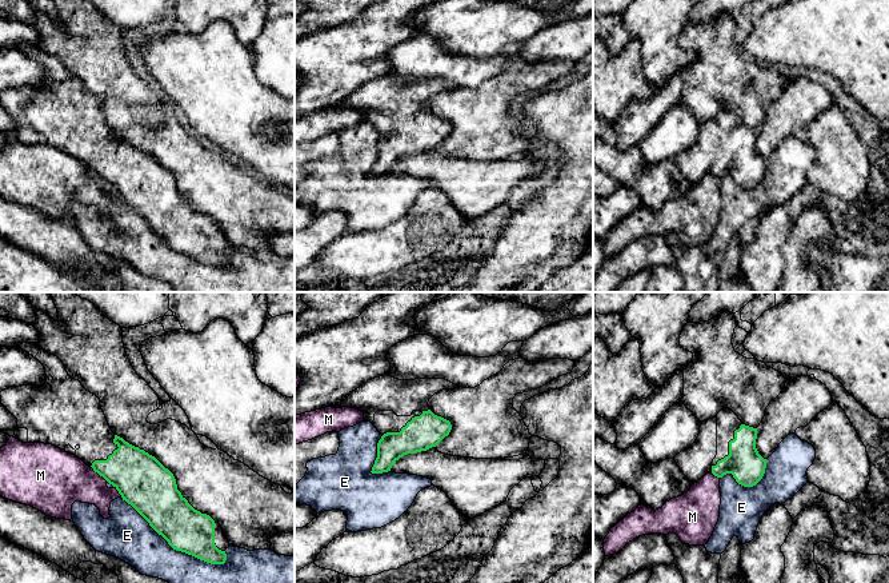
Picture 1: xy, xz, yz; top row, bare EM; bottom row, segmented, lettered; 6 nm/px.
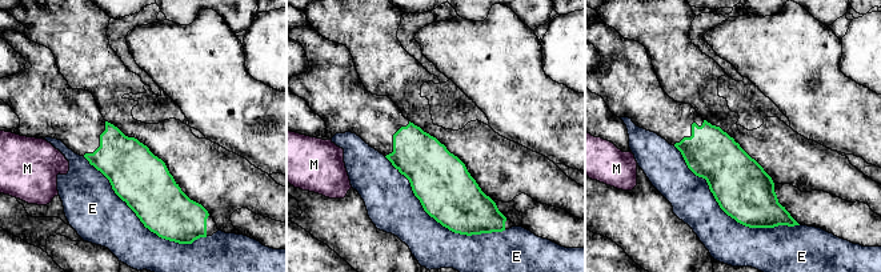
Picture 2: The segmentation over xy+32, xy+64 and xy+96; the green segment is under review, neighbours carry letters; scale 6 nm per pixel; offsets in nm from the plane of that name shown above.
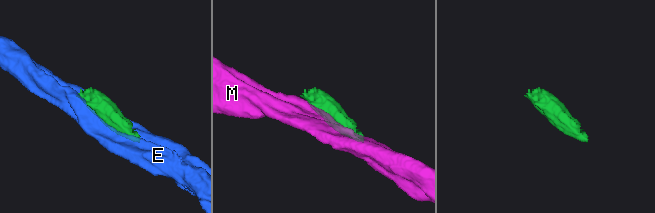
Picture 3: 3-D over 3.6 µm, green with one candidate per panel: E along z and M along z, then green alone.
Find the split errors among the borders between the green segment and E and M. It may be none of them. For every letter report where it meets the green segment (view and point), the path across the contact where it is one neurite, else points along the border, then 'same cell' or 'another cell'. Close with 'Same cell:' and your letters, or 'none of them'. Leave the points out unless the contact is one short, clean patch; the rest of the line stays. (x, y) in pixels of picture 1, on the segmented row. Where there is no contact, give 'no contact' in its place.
E: contact xy (173, 548); another cell
M: contact xy (99, 474); another cell
Same cell: none of them

